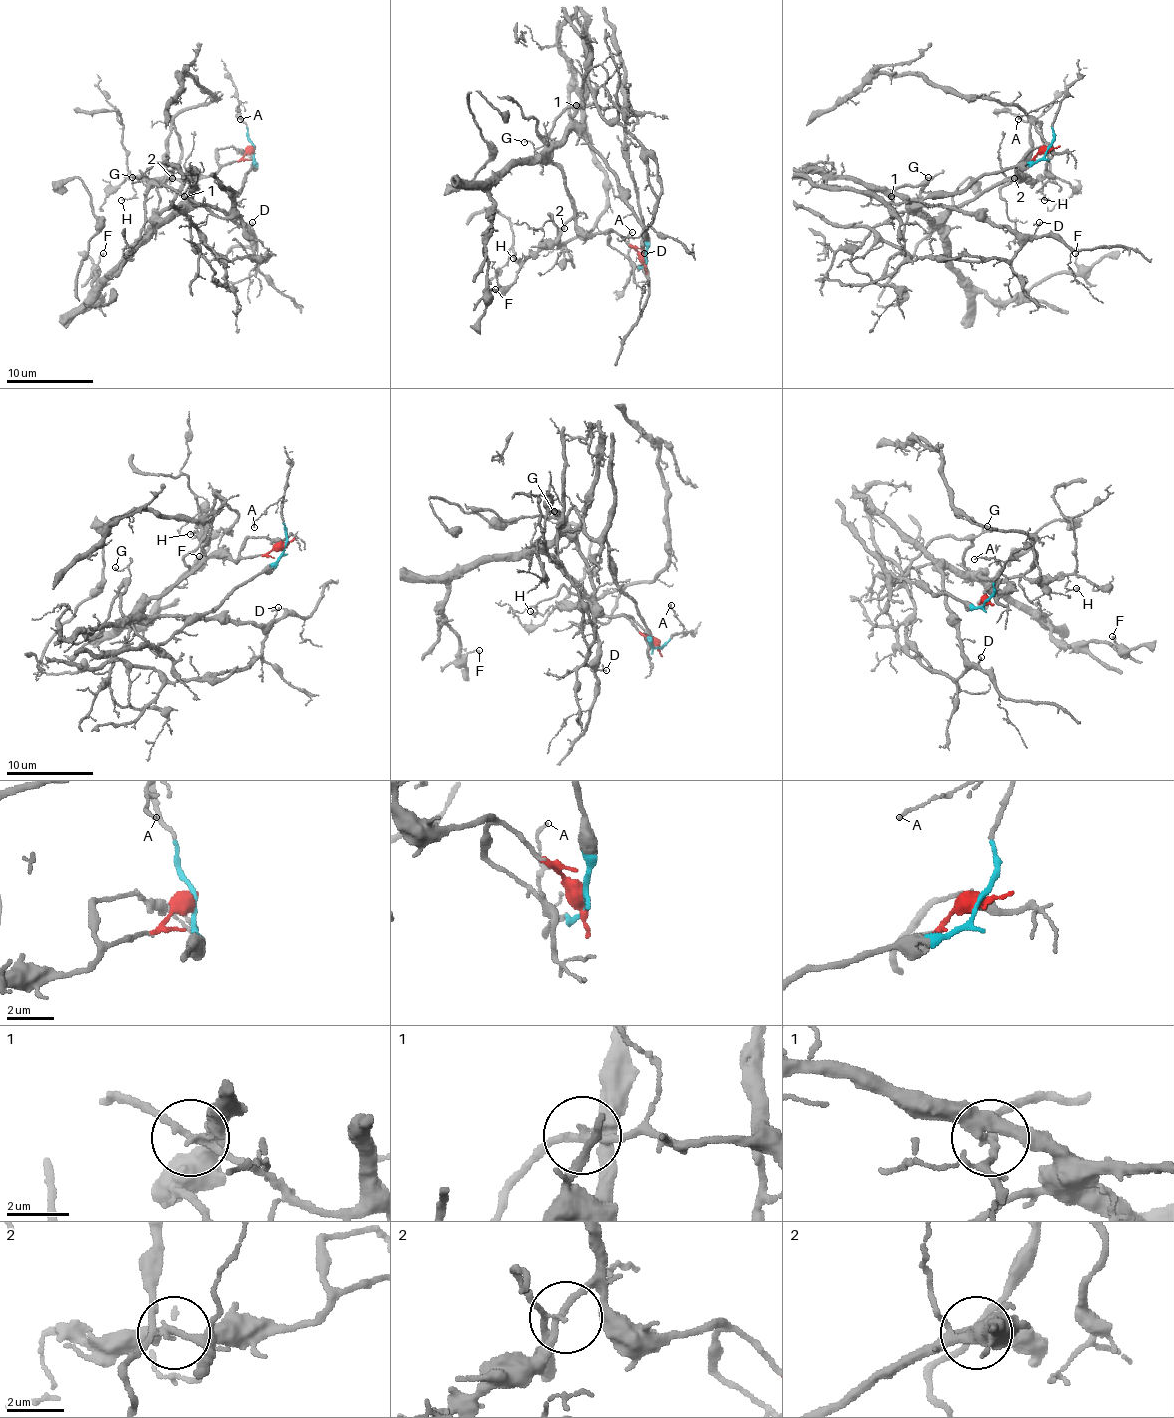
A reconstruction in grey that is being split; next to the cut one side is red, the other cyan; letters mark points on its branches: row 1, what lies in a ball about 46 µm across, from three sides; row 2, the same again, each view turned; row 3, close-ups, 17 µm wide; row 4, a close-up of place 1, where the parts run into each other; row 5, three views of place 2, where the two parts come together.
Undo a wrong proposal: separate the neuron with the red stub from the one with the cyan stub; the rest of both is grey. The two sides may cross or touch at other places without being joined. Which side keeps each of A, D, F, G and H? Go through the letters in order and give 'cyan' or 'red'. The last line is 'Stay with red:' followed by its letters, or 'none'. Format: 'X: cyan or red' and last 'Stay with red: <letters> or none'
A: cyan
D: red
F: red
G: cyan
H: red
Stay with red: D, F, H

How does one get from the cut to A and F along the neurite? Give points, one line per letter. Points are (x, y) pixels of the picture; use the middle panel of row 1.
A: (645, 262), (630, 272), (632, 264), (628, 257), (628, 236), (632, 231)
F: (645, 262), (617, 233), (587, 233), (576, 223), (552, 162), (519, 160), (489, 190), (487, 290), (496, 290)

